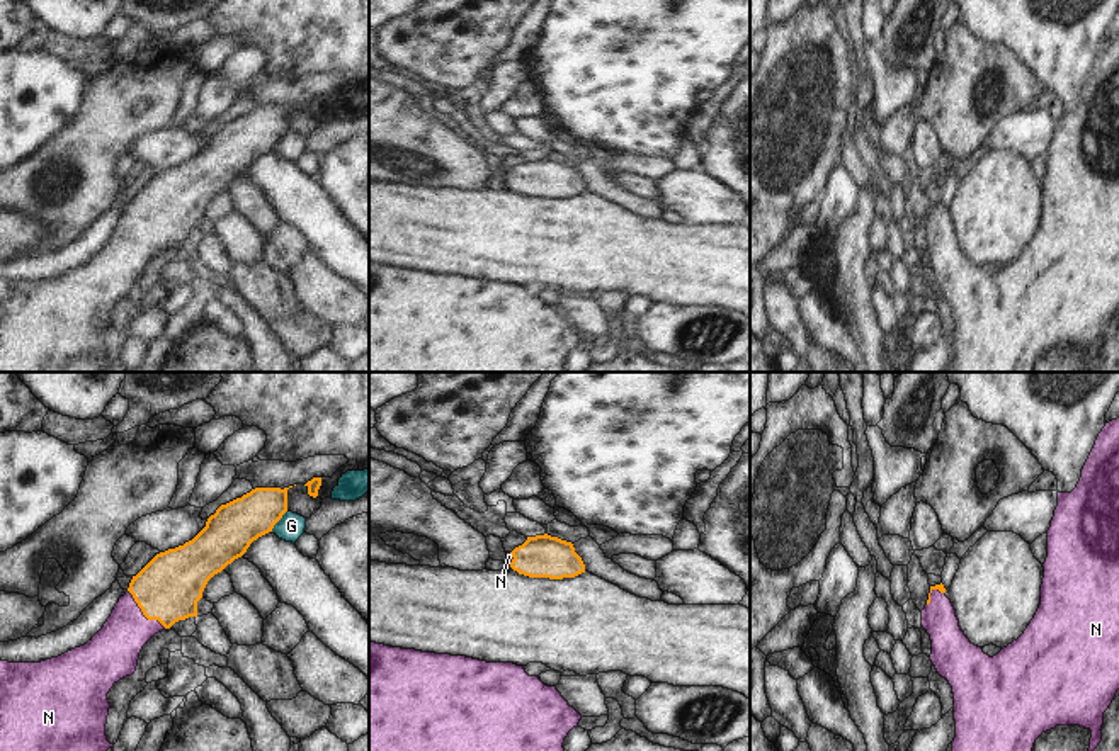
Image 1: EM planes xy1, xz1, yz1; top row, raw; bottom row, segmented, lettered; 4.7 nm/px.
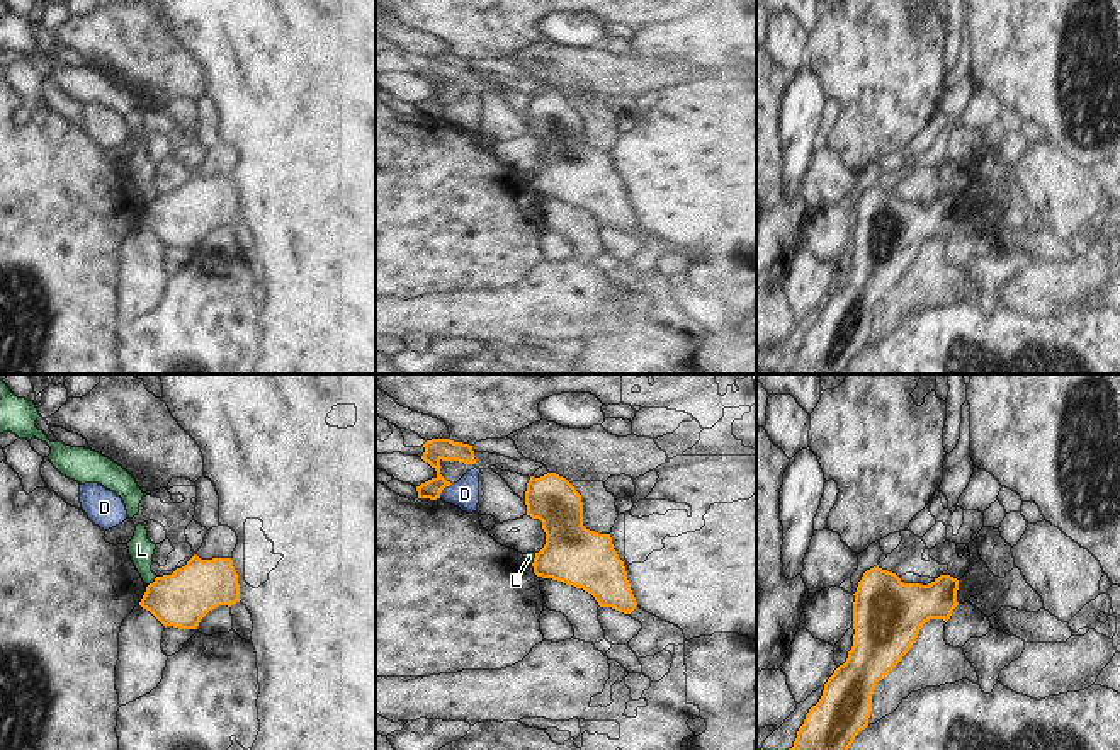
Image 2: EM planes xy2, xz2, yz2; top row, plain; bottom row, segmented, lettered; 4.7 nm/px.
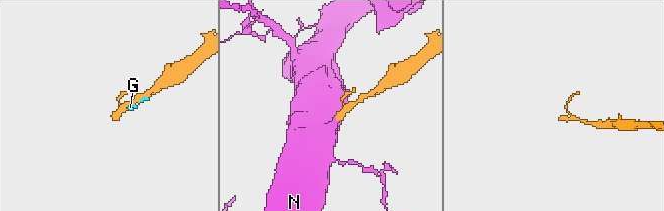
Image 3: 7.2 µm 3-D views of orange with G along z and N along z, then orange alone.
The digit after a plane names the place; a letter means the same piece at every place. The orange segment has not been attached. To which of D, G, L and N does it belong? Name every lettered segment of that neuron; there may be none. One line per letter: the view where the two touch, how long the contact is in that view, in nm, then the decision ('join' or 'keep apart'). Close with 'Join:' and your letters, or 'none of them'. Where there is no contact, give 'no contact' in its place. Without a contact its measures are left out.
D: xz2 | 90 nm | keep apart
G: xy1 | 130 nm | keep apart
L: xy2 | 60 nm | keep apart
N: xy1 | 260 nm | join
Join: N

